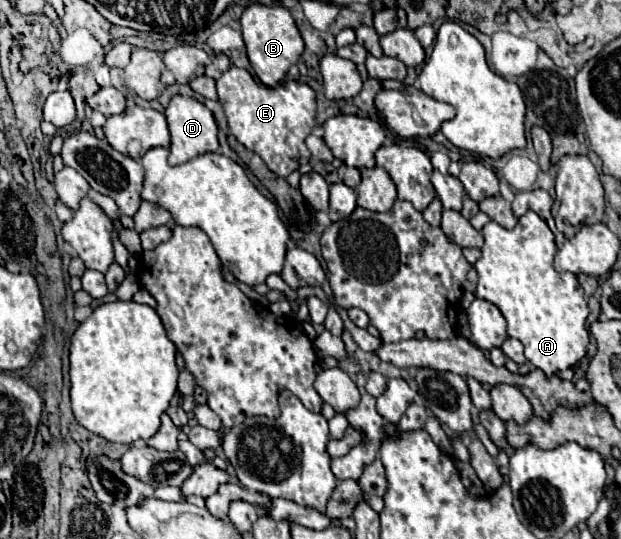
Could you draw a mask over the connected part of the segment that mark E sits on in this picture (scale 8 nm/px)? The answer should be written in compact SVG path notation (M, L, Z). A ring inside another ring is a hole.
M230 67L216 81L218 99L228 117L230 133L252 153L260 155L270 171L278 177L288 177L302 163L310 161L310 151L304 139L316 125L316 93L298 81L284 81L276 87L266 87L240 67Z

